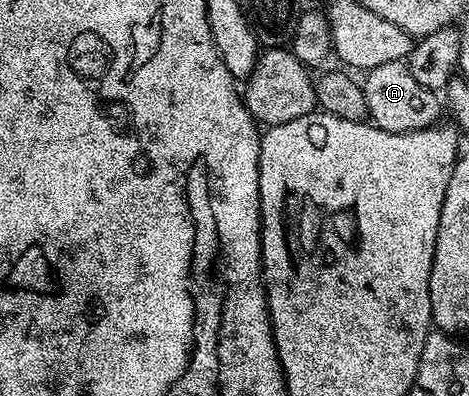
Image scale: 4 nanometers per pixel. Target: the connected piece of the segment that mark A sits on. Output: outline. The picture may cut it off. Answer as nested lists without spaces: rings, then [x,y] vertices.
[[[386,59],[382,65],[368,70],[363,77],[363,88],[367,99],[368,120],[377,128],[388,133],[410,133],[420,129],[432,129],[438,124],[441,109],[443,113],[443,101],[441,101],[434,90],[423,87],[415,80],[415,75],[411,75],[408,64],[401,59]]]

